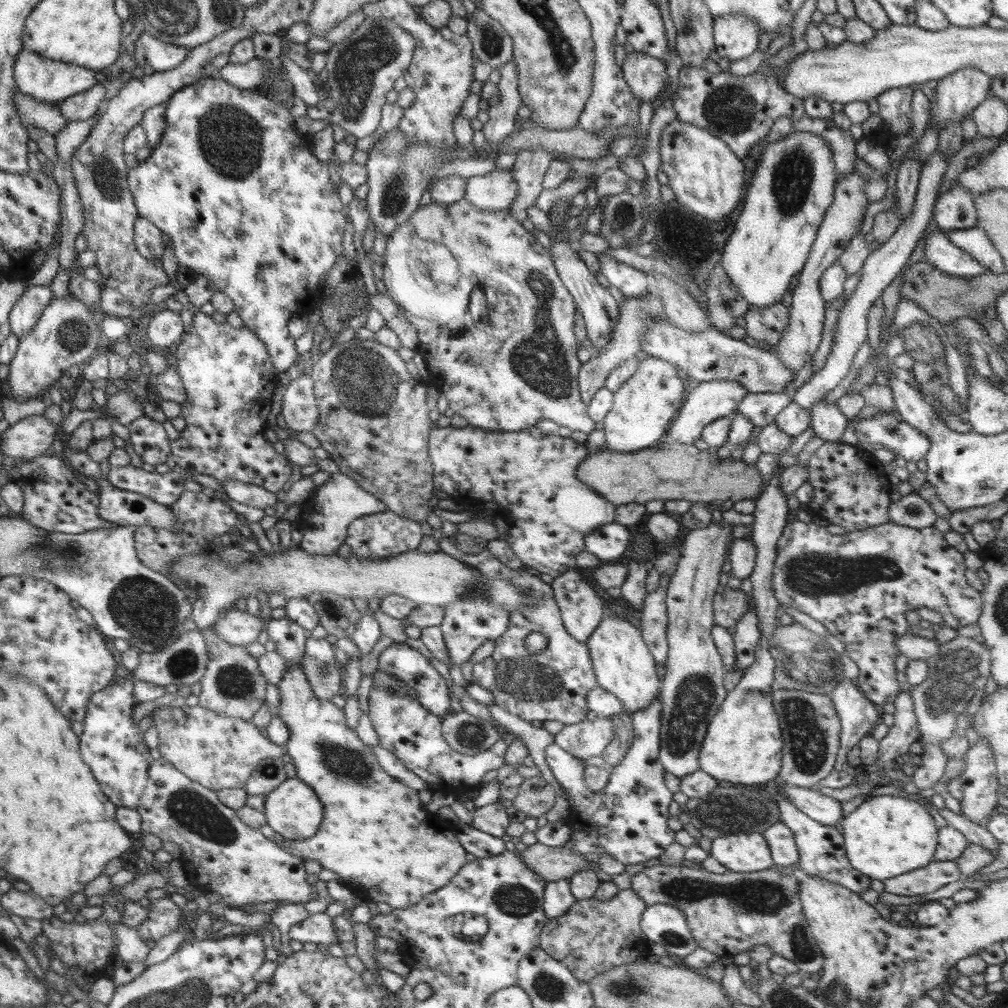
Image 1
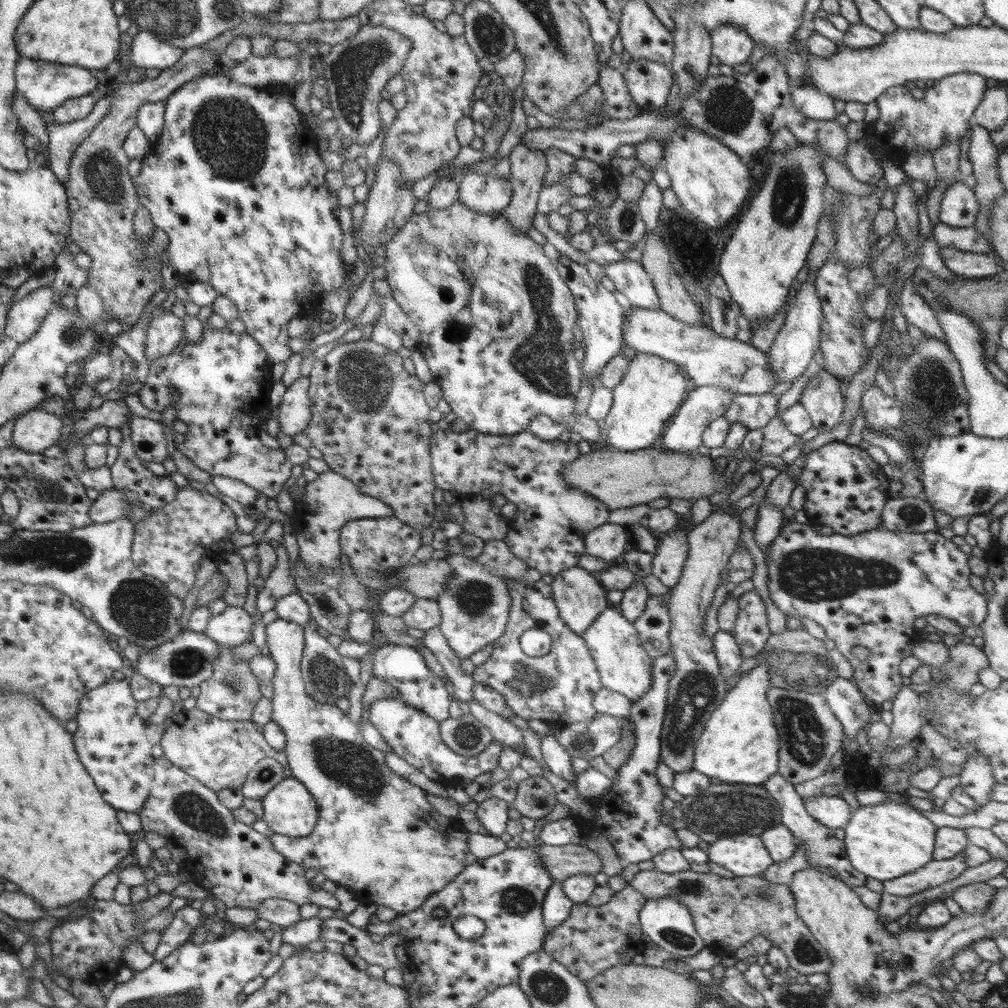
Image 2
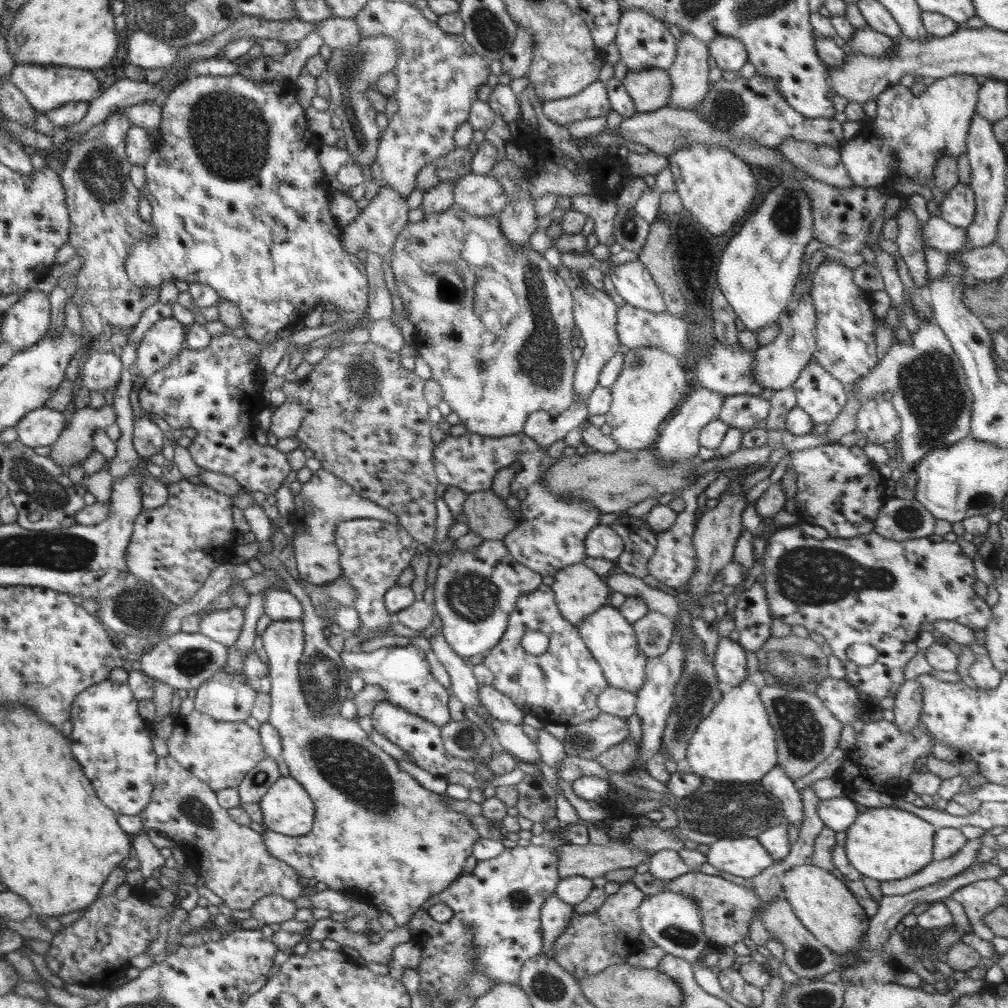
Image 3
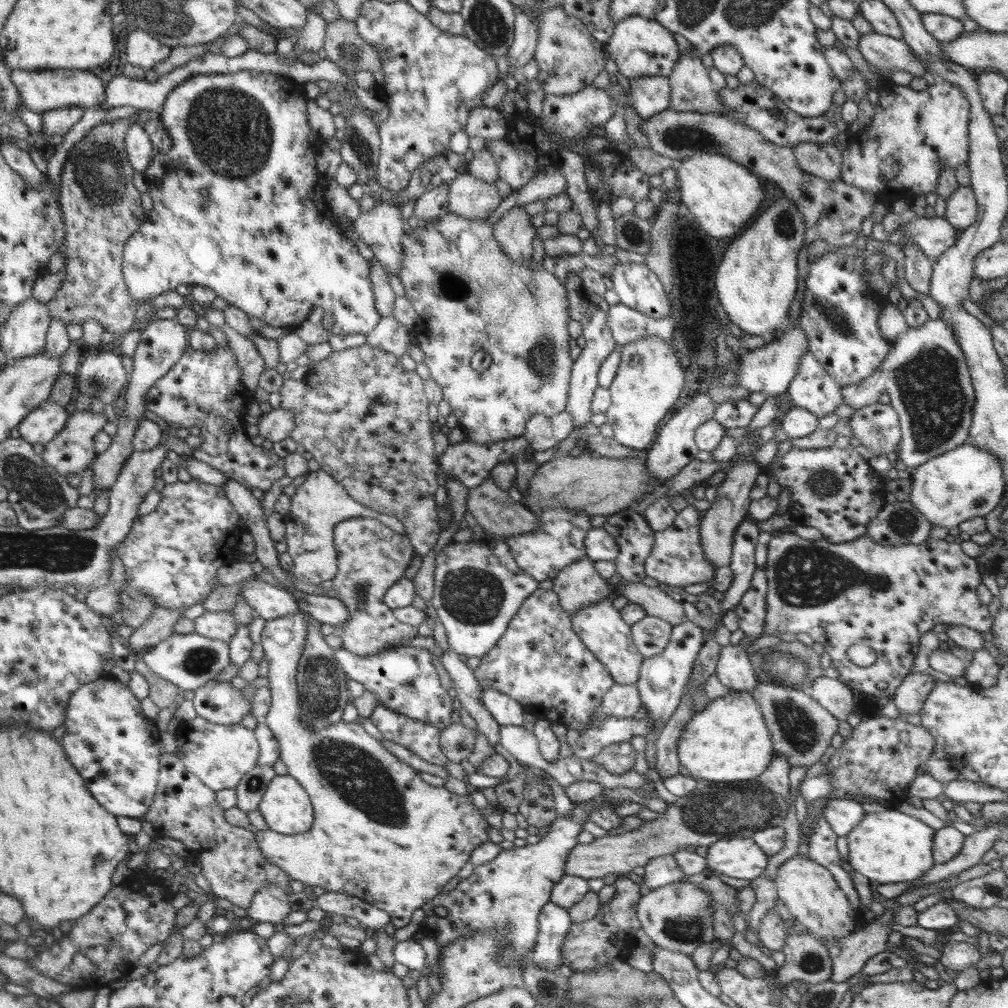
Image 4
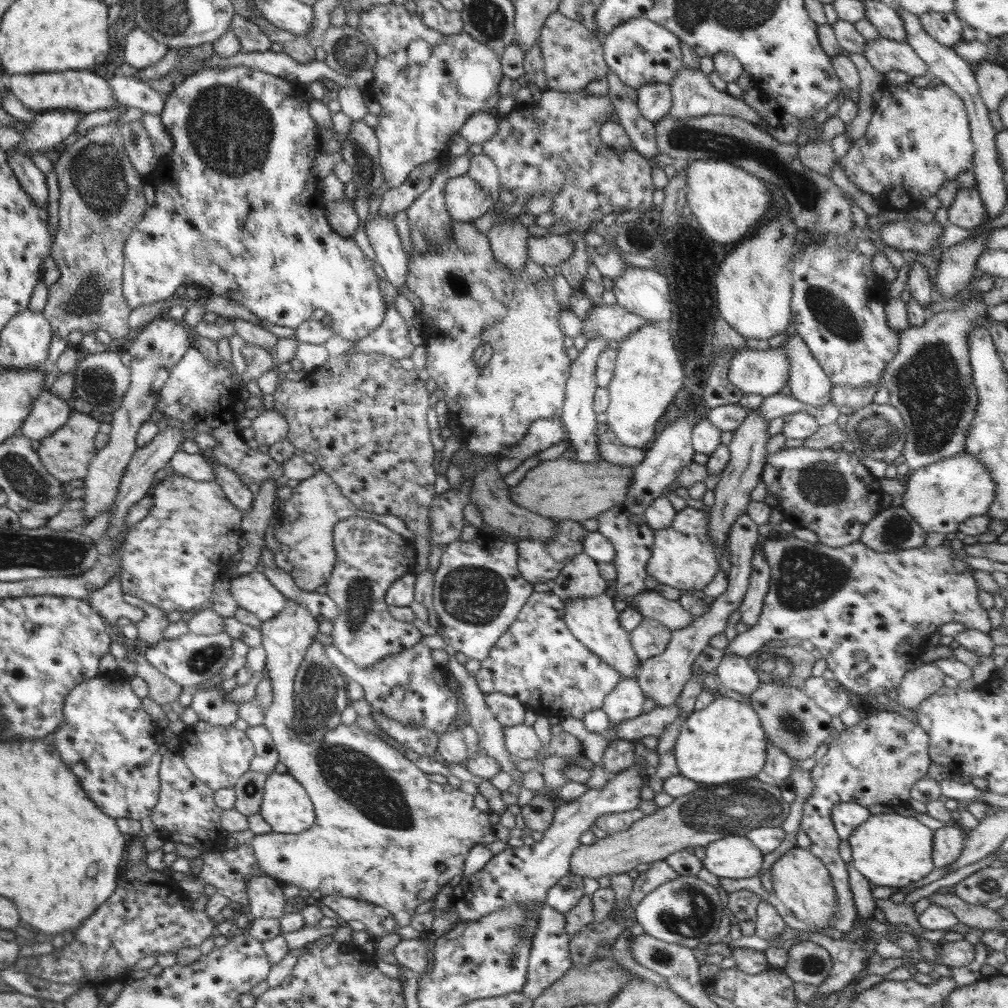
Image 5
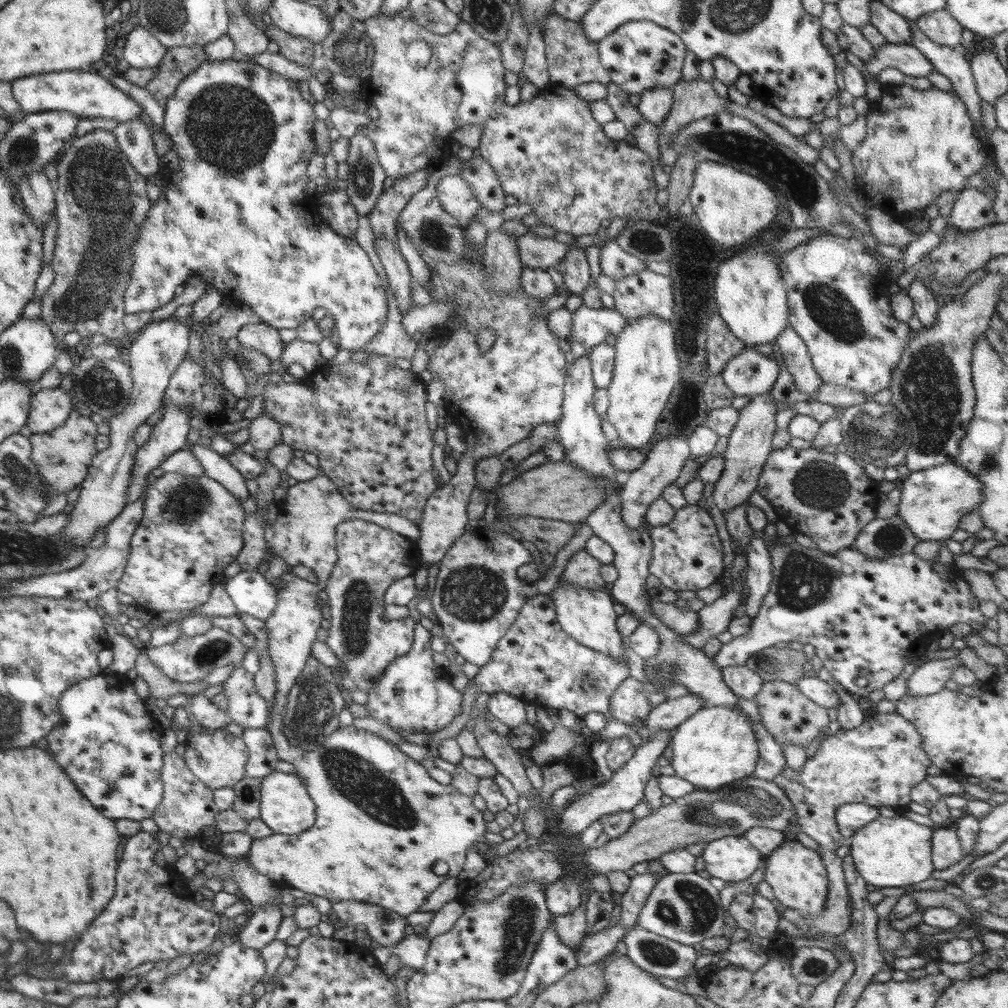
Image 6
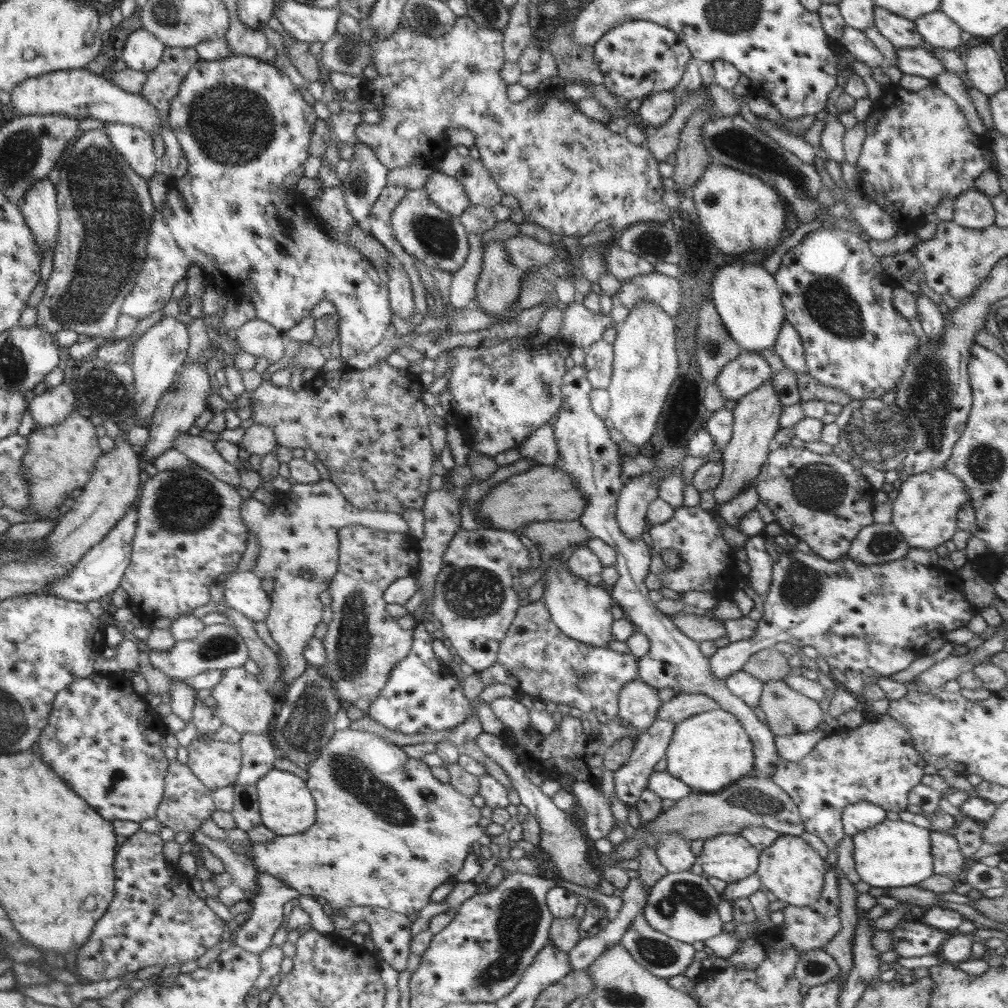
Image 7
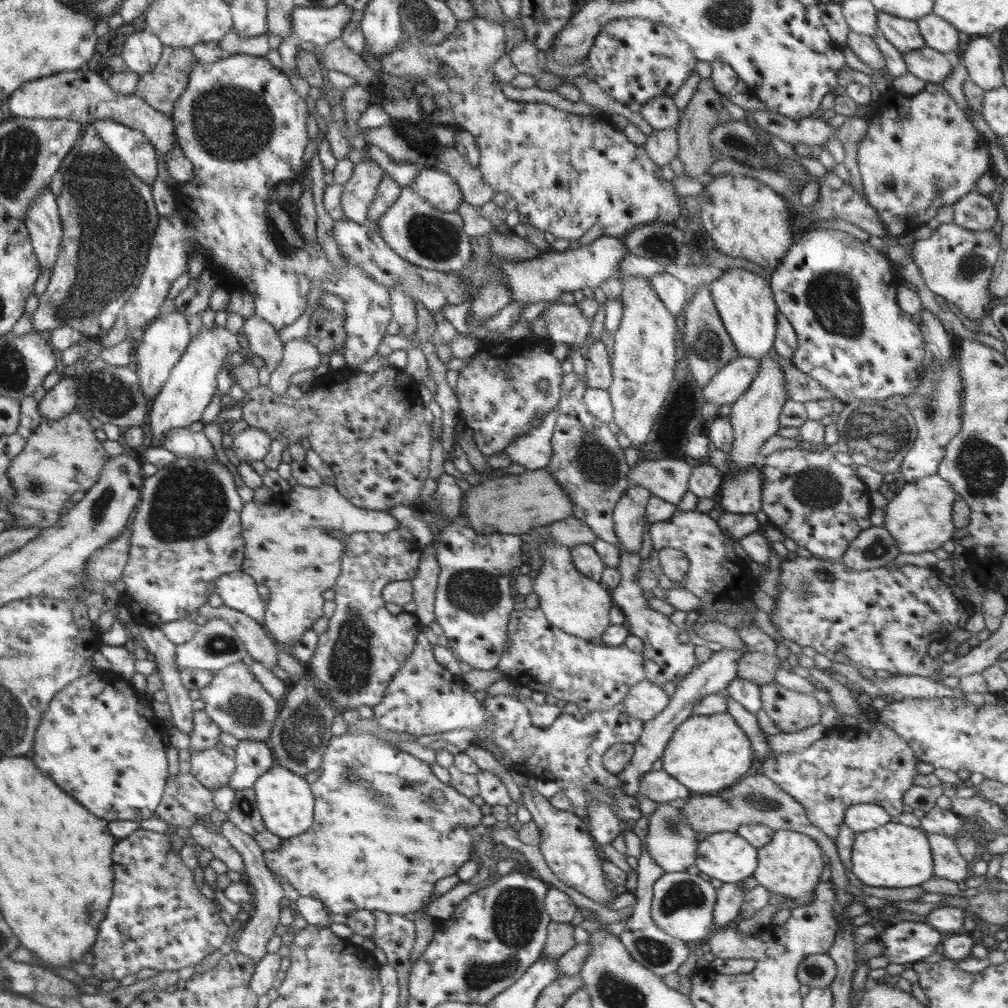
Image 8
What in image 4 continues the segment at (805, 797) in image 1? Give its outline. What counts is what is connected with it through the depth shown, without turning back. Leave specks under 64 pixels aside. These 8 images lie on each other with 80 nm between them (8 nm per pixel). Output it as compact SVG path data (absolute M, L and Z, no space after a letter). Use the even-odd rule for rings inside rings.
M834 799L828 801L822 809L826 822L838 836L848 836L865 815L863 805L850 799Z

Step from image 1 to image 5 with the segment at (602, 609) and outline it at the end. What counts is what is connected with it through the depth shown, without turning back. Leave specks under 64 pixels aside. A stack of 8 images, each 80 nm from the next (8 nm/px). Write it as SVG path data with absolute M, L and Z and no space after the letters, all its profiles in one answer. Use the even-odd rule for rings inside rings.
M584 551L566 563L551 582L551 592L562 601L605 594L608 586L598 571L598 563Z

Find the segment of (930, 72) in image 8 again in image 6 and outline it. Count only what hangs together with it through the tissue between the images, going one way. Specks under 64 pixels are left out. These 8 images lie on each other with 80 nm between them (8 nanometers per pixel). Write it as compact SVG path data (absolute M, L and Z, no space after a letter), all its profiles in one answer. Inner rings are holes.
M886 43L875 47L875 57L865 63L845 51L846 58L863 74L866 96L870 102L882 98L882 84L877 81L878 74L884 68L898 68L900 72L912 77L927 77L935 70L934 65L912 44Z

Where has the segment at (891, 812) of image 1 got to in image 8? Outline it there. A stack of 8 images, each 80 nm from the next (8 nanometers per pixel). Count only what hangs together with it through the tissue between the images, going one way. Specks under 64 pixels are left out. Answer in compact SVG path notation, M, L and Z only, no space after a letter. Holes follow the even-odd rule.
M890 821L874 830L858 832L852 846L851 870L863 884L886 888L920 886L934 876L933 854L925 831Z

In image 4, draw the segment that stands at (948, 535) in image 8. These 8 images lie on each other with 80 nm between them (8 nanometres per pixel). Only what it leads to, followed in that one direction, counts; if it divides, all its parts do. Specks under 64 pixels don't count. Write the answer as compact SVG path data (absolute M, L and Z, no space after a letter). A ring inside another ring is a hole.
M968 437L963 445L939 454L910 472L910 502L934 526L957 532L961 522L990 514L1005 493L1005 474L1001 460L980 450Z

